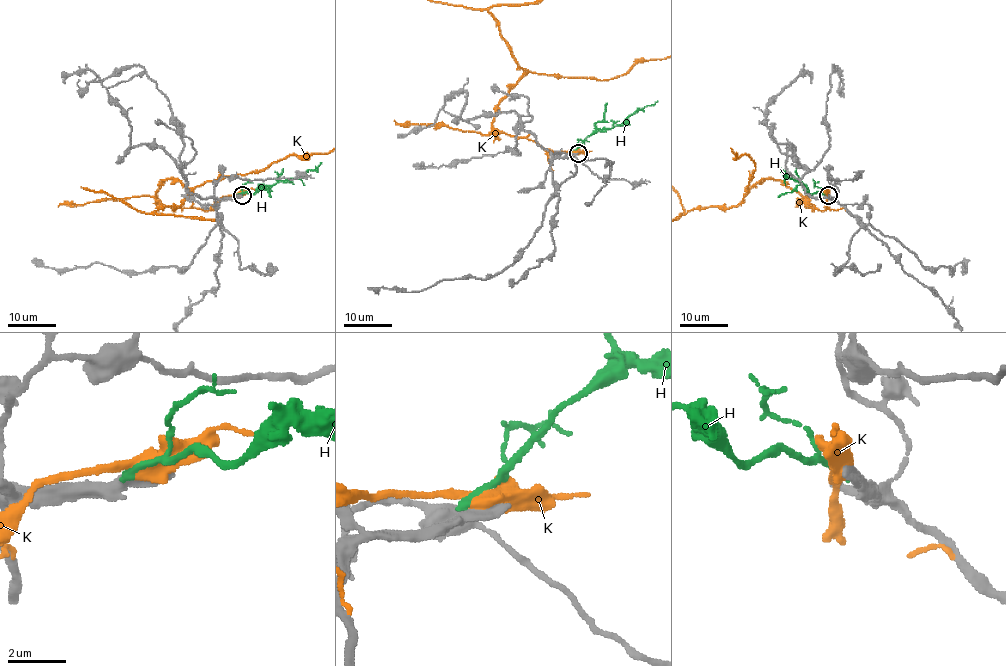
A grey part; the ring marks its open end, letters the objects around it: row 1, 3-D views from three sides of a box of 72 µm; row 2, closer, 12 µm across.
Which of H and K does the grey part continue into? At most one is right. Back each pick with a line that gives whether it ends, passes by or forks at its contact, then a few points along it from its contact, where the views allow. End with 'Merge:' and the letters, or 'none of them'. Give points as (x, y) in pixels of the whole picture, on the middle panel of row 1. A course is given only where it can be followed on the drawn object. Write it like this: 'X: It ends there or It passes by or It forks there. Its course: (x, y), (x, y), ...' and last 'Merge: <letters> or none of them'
Merge: none of them

